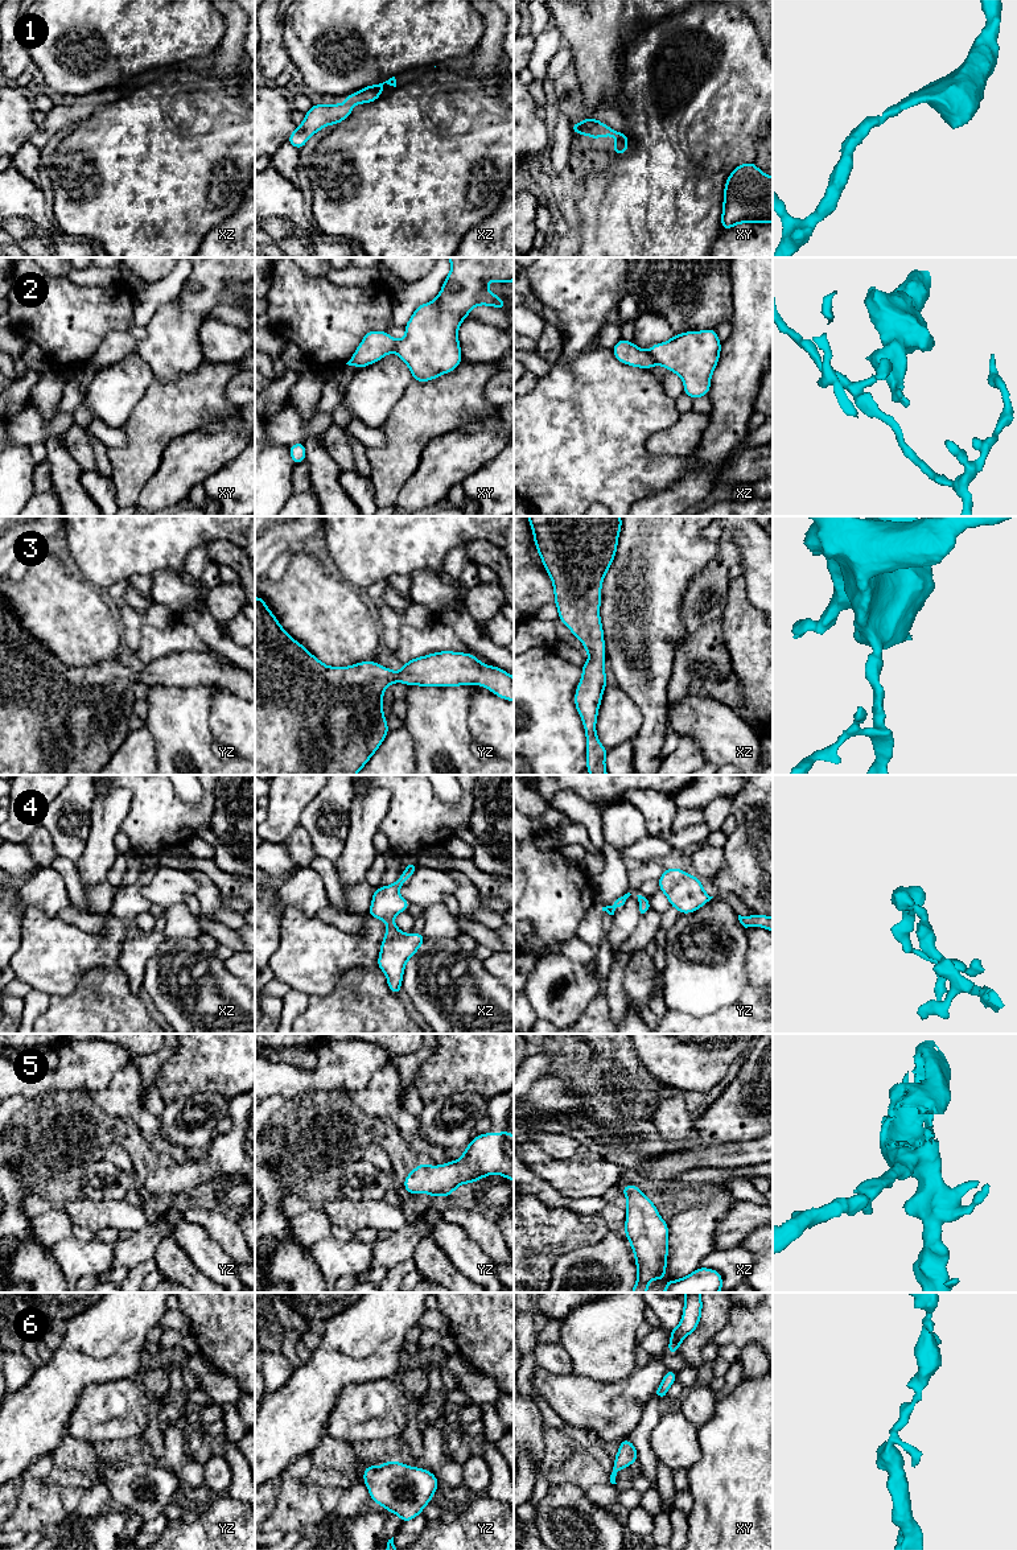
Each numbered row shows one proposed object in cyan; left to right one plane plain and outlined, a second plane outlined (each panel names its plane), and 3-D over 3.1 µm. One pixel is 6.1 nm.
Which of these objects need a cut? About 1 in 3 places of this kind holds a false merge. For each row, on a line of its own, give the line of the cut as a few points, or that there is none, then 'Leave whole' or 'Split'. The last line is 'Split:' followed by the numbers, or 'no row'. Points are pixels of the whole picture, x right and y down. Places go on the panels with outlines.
1: No split. Leave whole
2: Split along xz (647, 351), (657, 362). Split
3: No split. Leave whole
4: No split. Leave whole
5: No split. Leave whole
6: No split. Leave whole
Split: 2

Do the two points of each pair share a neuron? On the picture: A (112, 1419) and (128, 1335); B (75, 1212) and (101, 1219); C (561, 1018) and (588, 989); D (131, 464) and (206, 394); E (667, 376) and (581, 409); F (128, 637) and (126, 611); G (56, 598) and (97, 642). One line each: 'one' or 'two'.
A: two
B: one
C: one
D: one
E: two
F: one
G: one

